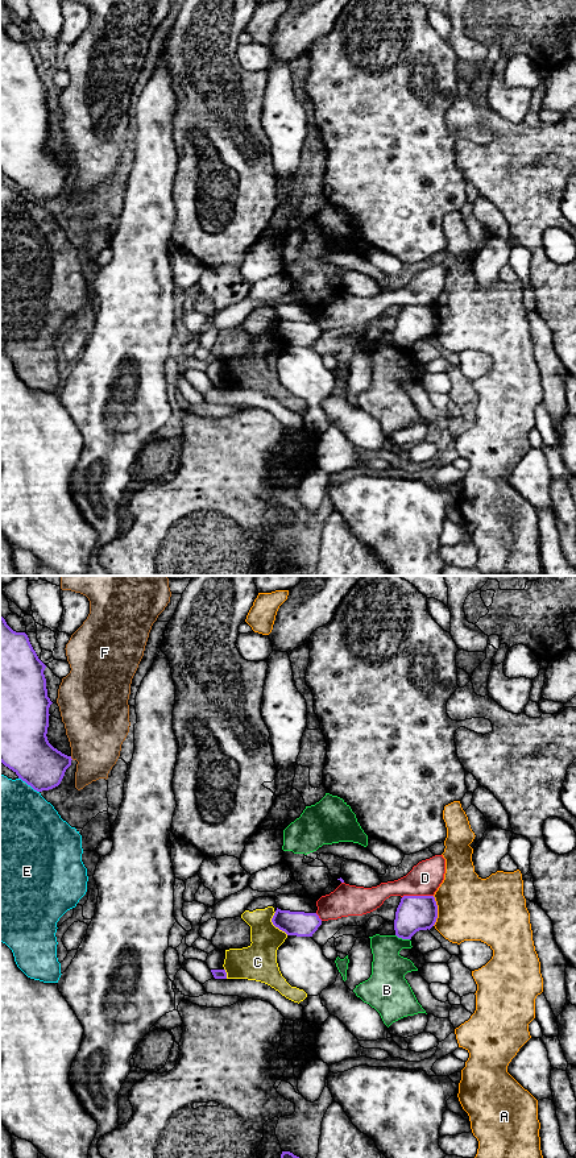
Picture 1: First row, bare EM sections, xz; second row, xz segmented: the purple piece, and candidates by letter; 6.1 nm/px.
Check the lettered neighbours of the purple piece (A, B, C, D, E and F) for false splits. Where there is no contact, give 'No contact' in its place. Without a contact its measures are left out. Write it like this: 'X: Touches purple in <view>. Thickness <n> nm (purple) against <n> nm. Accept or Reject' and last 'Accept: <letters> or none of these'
A: Touches purple in xz. Thickness 220 nm (purple) against 400 nm. Reject
B: Touches purple in xz. Thickness 220 nm (purple) against 200 nm. Reject
C: Touches purple in xz. Thickness 150 nm (purple) against 220 nm. Reject
D: Touches purple in xz. Thickness 220 nm (purple) against 200 nm. Reject
E: Touches purple in xz. Thickness 320 nm (purple) against 480 nm. Reject
F: Touches purple in xz. Thickness 280 nm (purple) against 380 nm. Reject
Accept: none of these

